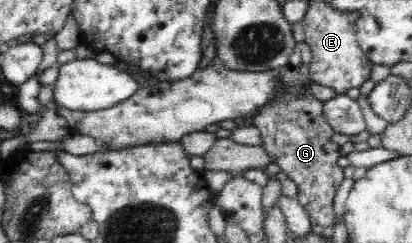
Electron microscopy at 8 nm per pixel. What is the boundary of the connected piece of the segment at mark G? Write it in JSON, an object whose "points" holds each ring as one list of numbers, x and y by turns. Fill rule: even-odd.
{"points":[[304,41,296,43,293,53,289,56,287,65,278,69,278,85,276,93,270,101,251,117,253,125,261,137,261,147,281,168,281,177,289,178,297,186,295,199,304,208,309,217,311,227,331,227,335,215,333,203,335,192,343,181,343,169,339,168,337,160,340,146,332,142,333,129,327,125,323,110,324,103,319,102,311,92,311,50]]}

